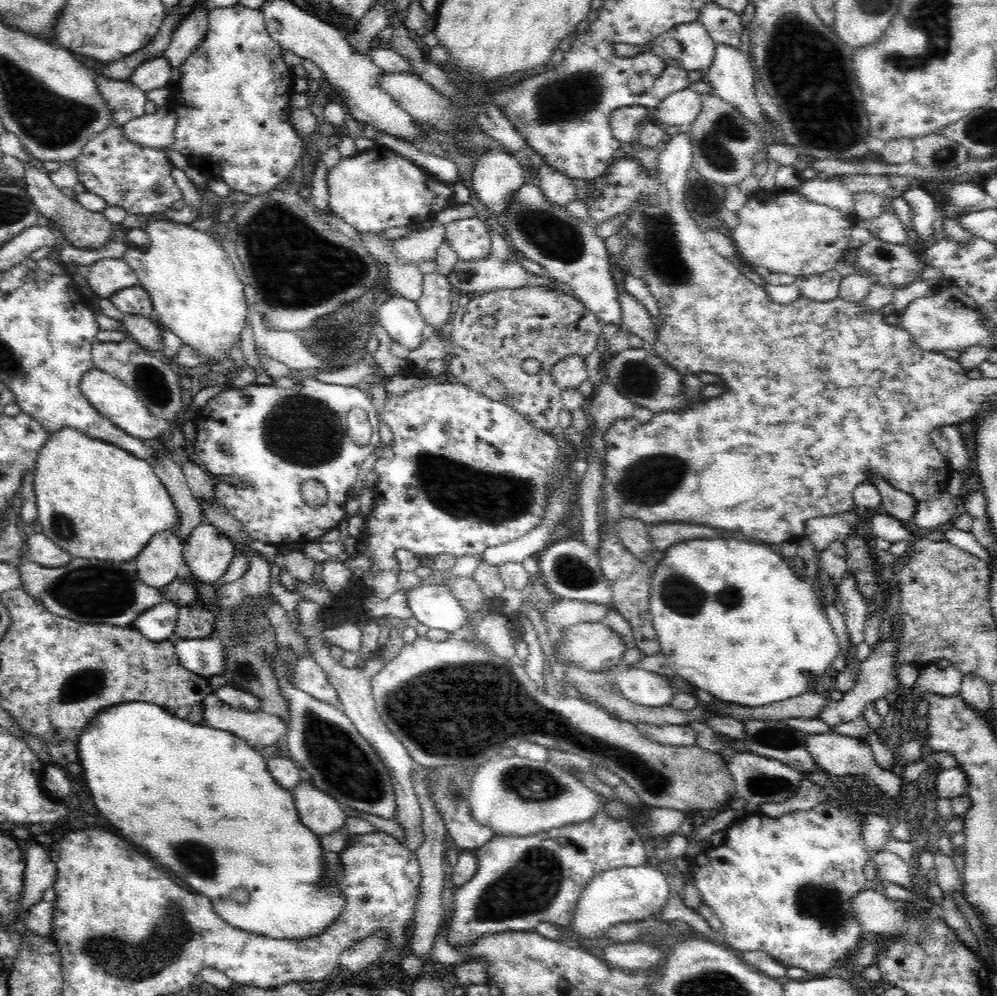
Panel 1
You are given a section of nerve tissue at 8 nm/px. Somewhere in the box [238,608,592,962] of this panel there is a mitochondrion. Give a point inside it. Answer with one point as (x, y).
(348, 768)

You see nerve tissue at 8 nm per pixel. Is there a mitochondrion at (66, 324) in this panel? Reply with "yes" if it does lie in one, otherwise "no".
no

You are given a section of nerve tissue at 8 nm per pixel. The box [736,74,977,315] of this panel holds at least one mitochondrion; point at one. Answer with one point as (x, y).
(943, 156)

